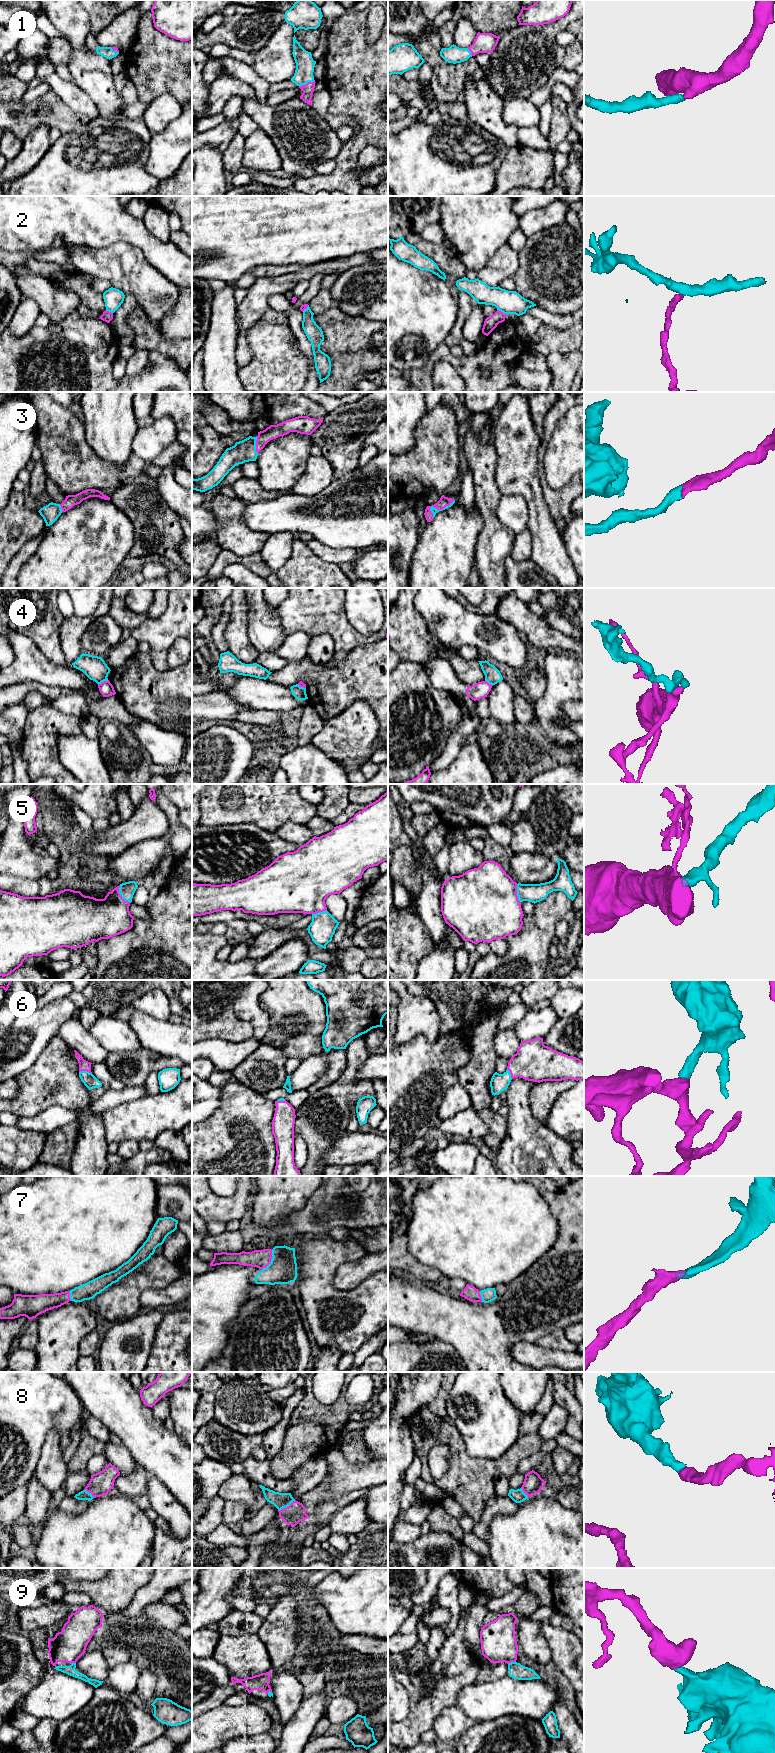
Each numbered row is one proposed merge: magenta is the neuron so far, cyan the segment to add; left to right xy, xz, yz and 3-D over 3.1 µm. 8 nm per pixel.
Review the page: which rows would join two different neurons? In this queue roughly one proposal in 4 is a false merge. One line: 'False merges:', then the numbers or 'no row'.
False merges: 2, 4

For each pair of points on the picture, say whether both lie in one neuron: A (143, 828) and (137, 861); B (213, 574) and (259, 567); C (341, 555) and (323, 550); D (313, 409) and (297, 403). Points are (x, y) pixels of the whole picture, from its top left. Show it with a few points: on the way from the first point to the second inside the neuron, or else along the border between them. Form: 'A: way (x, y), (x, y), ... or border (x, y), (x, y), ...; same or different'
A: border (164, 835), (158, 838), (144, 839), (121, 853); different
B: way (224, 563), (227, 560), (248, 561); same
C: way (337, 555), (327, 553); same
D: way (309, 408), (301, 405); same

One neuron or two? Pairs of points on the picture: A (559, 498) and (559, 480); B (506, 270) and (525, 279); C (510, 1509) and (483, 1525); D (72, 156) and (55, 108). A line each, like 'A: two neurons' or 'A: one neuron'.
A: two neurons
B: two neurons
C: one neuron
D: two neurons

